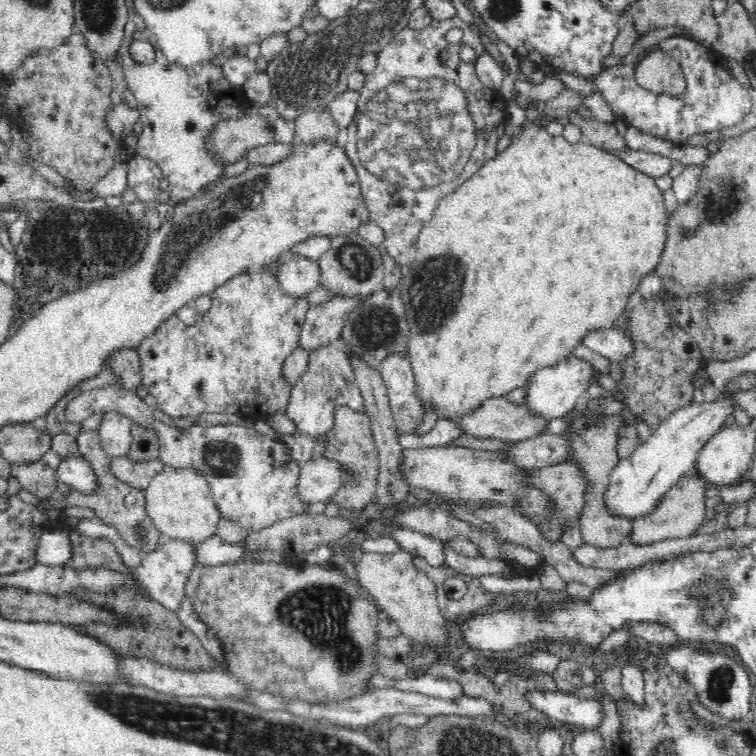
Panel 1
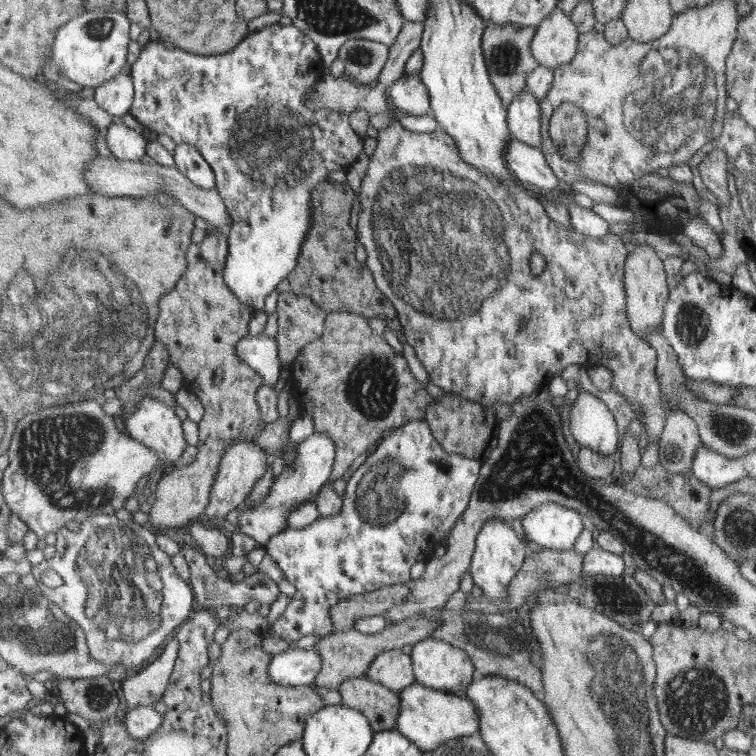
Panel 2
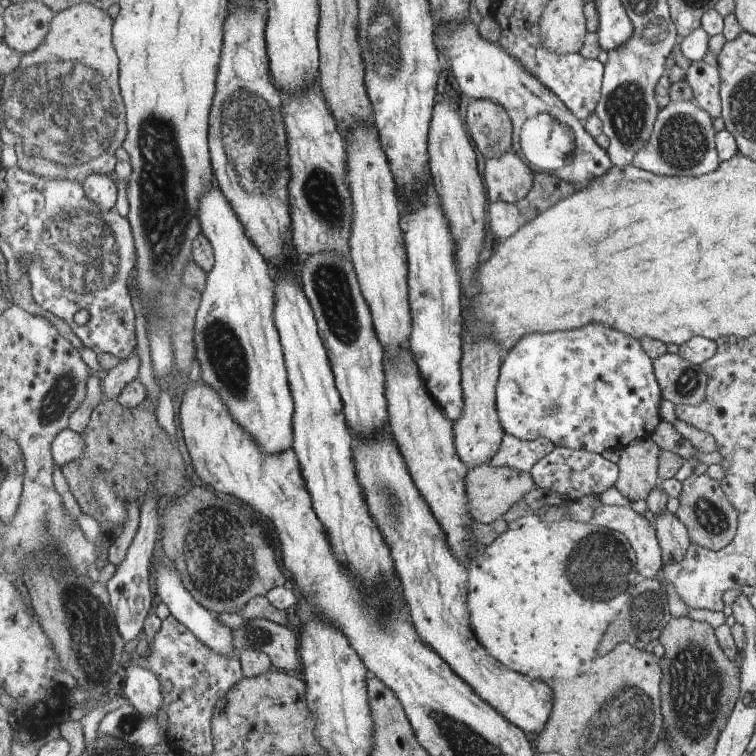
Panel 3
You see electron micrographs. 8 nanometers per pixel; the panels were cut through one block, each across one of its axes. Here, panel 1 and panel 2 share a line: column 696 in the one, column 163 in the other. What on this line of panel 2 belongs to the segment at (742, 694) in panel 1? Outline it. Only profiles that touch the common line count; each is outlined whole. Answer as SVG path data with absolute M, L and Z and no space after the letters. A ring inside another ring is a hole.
M177 638L169 640L169 642L163 646L163 653L154 662L144 670L136 673L136 675L122 681L122 690L127 703L125 716L127 716L127 713L132 708L140 704L143 706L154 706L156 702L163 701L163 693L165 693L167 687L169 687L169 681L171 681L171 675L175 669L179 651L180 644Z

